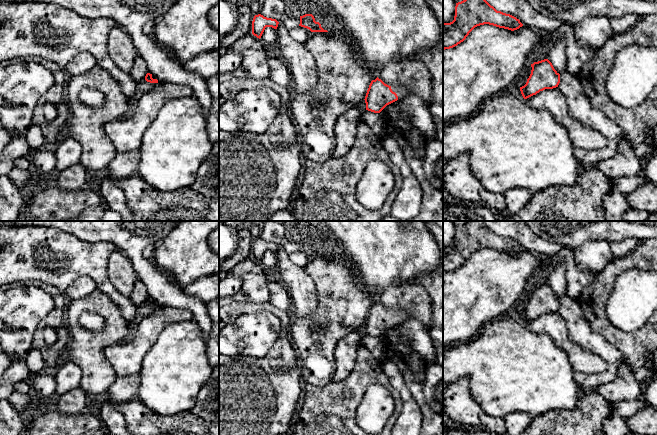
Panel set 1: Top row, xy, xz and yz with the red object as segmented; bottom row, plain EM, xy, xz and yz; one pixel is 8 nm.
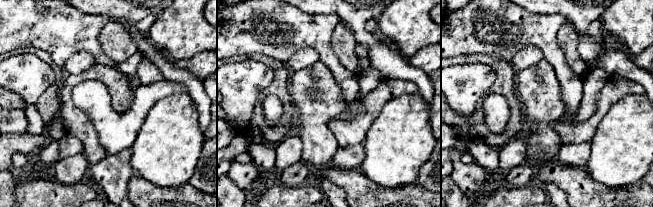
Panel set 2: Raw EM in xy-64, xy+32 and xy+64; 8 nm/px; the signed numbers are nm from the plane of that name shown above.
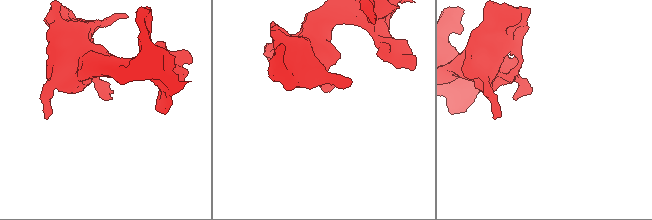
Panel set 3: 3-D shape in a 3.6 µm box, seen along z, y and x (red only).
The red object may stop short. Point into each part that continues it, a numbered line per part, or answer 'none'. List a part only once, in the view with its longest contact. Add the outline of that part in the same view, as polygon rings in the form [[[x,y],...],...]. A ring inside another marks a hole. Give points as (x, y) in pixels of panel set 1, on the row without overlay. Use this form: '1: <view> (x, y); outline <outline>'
1: xz (401, 315); outline [[[393,309],[391,310],[391,313],[397,318],[399,324],[403,323],[409,318],[408,314],[404,310]]]

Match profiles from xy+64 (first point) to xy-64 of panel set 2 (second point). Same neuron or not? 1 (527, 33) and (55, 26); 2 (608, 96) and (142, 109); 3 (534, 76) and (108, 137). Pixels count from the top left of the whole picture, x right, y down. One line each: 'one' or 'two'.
1: one
2: one
3: two

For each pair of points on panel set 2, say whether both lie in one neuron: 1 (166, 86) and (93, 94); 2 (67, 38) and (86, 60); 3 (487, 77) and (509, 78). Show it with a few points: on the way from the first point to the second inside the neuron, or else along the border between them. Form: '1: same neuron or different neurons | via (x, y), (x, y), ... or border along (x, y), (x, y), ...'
1: same neuron | via (147, 99), (128, 118), (114, 118), (109, 113)
2: different neurons | border along (96, 62), (88, 52), (78, 50), (63, 66)
3: different neurons | border along (478, 61), (495, 73), (489, 91)

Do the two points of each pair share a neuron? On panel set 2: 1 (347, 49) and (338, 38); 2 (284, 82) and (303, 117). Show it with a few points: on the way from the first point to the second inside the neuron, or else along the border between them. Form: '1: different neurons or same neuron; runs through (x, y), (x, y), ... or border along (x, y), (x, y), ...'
1: same neuron; runs through (344, 46), (341, 41)
2: different neurons; border along (289, 80), (289, 92), (294, 105), (295, 116)

